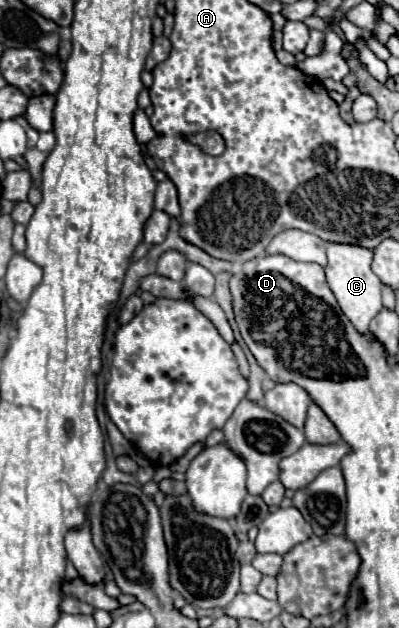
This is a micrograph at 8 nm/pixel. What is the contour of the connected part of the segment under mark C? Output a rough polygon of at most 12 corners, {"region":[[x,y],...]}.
{"region":[[327,245],[327,283],[361,335],[383,309],[373,251]]}

